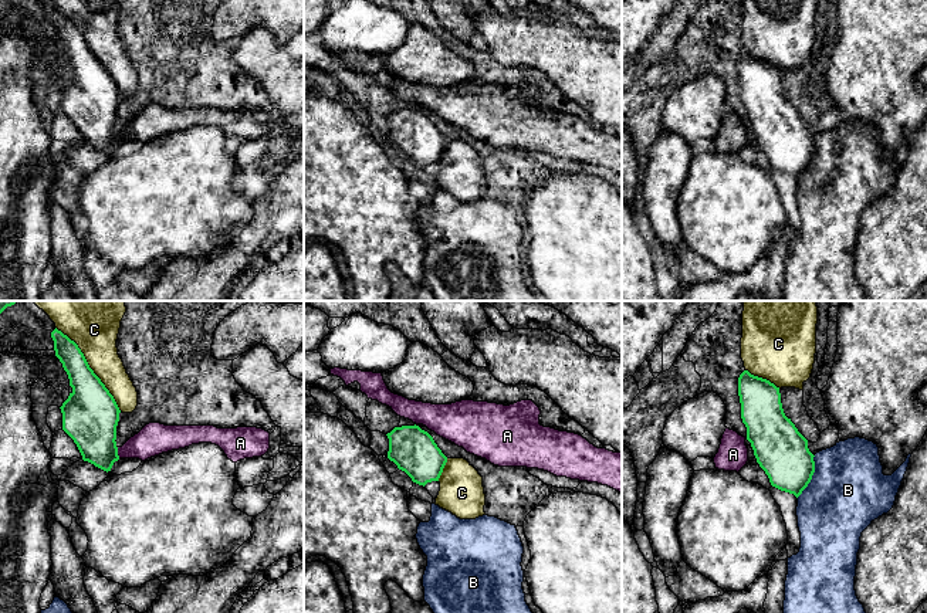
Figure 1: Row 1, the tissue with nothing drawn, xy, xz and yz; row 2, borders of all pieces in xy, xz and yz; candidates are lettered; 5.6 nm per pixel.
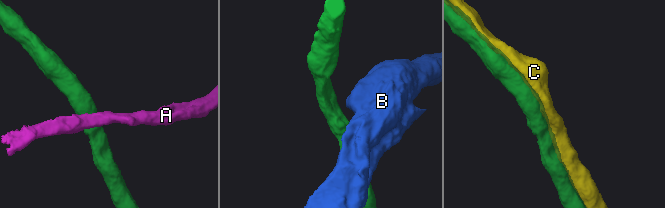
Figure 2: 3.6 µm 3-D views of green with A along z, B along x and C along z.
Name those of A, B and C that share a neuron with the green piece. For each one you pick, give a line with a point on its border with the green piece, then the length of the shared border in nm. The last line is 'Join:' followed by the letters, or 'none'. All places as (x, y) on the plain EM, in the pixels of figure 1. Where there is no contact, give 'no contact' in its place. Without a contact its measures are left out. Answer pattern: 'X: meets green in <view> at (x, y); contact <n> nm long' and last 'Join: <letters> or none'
Join: none

